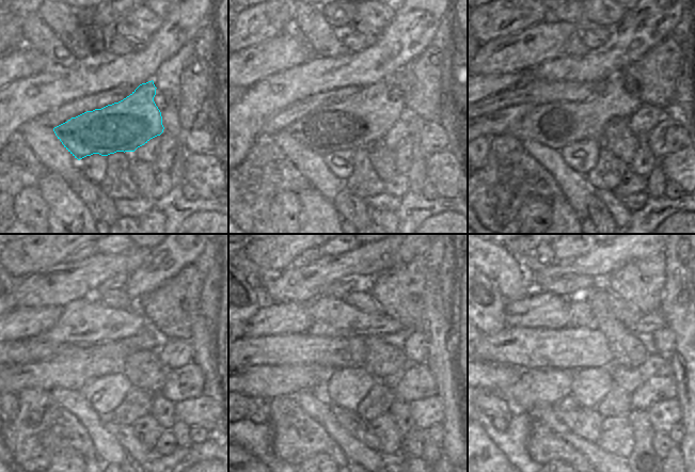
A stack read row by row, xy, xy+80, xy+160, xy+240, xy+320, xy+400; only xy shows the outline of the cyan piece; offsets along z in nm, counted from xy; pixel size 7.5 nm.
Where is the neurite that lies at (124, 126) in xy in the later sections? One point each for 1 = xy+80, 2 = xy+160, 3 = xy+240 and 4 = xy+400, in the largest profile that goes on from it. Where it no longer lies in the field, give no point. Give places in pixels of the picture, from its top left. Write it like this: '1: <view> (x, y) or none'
1: xy+80 (348, 125)
2: xy+160 (557, 125)
3: xy+240 (74, 366)
4: xy+400 (494, 377)

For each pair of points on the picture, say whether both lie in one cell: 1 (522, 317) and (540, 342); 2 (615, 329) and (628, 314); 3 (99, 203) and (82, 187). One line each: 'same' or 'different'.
1: different
2: different
3: same

